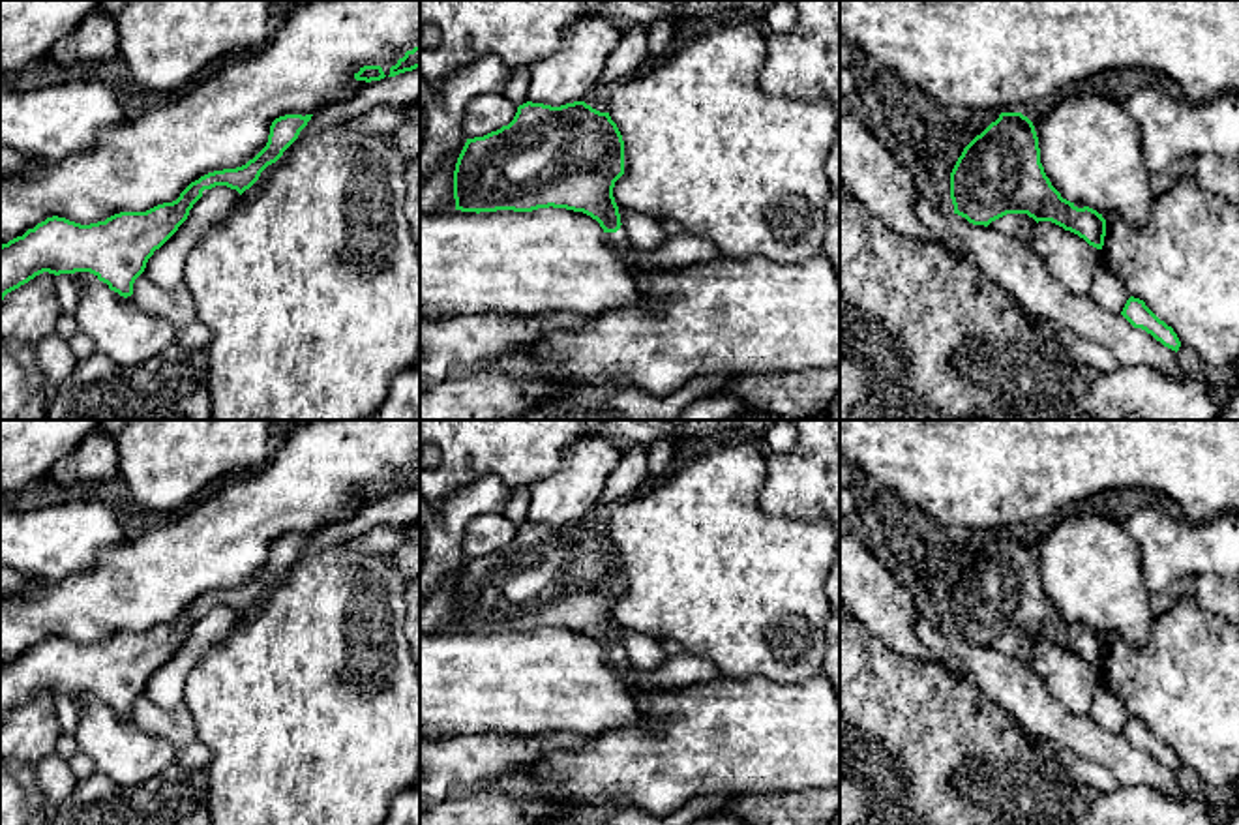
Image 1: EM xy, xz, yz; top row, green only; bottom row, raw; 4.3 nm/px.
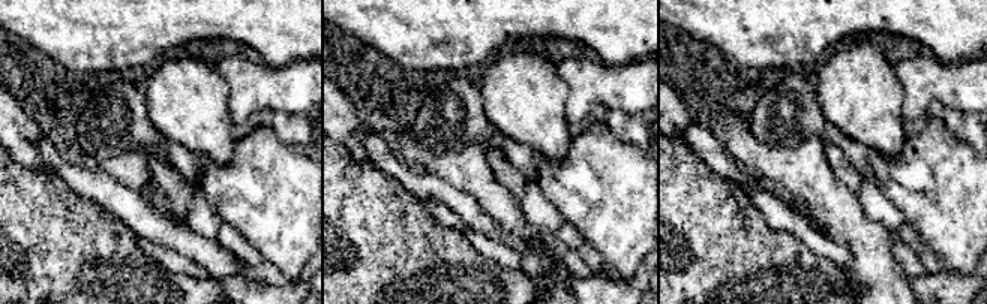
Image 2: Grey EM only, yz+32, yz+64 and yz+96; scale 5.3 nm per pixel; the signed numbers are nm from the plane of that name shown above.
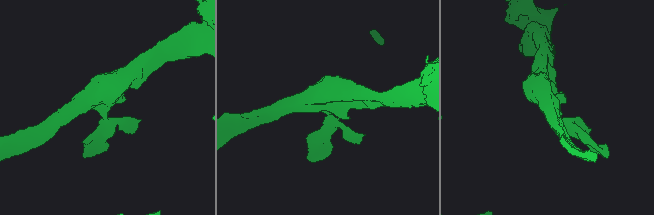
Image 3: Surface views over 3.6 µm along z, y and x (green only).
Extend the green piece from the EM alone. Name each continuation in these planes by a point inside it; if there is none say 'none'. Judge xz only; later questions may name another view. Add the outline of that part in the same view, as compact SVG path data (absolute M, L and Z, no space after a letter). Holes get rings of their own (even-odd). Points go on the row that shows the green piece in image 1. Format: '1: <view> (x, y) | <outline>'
1: xz (677, 252) | M622 225L617 232L604 232L604 238L630 266L673 270L720 257L712 242L692 234L669 236L652 253L637 251Z

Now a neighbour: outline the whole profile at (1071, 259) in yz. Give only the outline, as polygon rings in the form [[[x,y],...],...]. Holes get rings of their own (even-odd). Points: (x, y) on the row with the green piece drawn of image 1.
[[[1038,221],[1031,249],[1040,257],[1063,289],[1089,294],[1091,279],[1102,261],[1102,249],[1052,221]]]

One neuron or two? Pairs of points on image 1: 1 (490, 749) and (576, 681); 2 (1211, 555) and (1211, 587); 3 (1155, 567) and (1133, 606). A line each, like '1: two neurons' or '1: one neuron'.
1: two neurons
2: two neurons
3: two neurons

